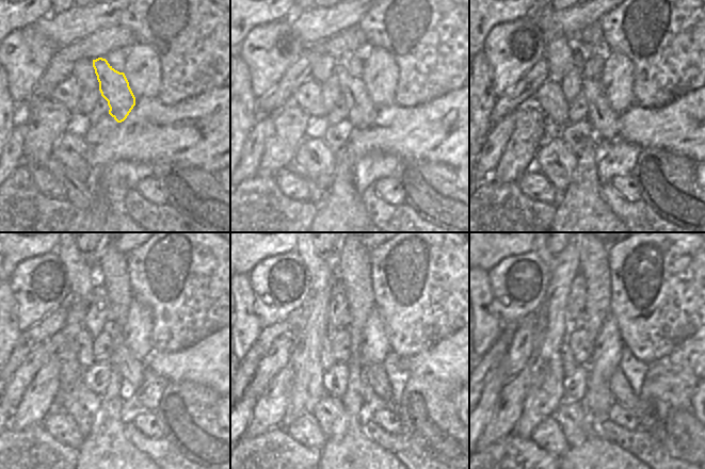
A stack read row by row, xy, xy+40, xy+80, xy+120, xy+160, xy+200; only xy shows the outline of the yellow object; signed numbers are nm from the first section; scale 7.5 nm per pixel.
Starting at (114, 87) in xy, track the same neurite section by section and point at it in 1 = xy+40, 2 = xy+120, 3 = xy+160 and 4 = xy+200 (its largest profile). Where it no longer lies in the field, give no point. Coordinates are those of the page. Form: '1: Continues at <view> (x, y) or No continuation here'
1: Continues at xy+40 (362, 111)
2: Continues at xy+120 (132, 370)
3: Continues at xy+160 (373, 374)
4: Continues at xy+200 (621, 389).

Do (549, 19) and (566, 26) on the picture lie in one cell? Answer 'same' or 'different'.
same

